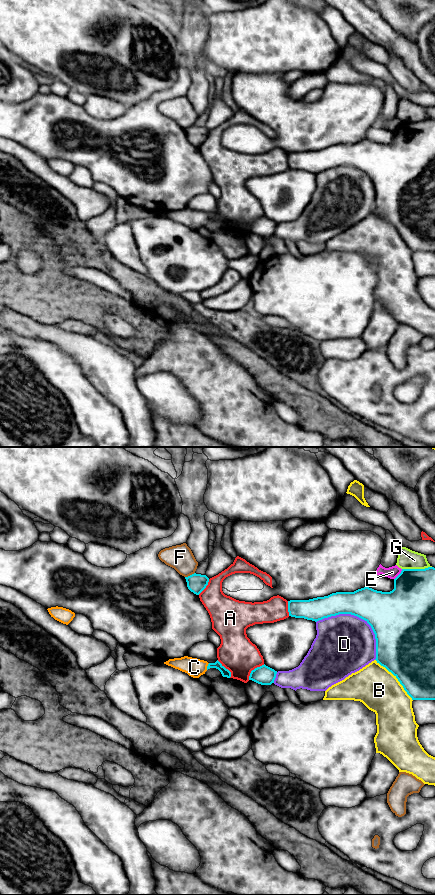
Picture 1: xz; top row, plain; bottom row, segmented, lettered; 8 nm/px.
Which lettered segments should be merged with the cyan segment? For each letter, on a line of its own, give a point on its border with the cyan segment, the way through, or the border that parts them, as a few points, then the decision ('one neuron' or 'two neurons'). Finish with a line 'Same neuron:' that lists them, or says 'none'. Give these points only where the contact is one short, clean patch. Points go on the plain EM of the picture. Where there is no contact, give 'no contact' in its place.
A: xz (254, 221) | two neurons
B: xz (397, 230) | two neurons
C: xz (207, 218) | across xz (225, 224), (218, 217), (207, 218), (194, 219) | one neuron
D: xz (359, 169) | two neurons
E: xz (399, 126) | two neurons
F: xz (190, 127) | two neurons
G: xz (416, 121) | two neurons
Same neuron: C

